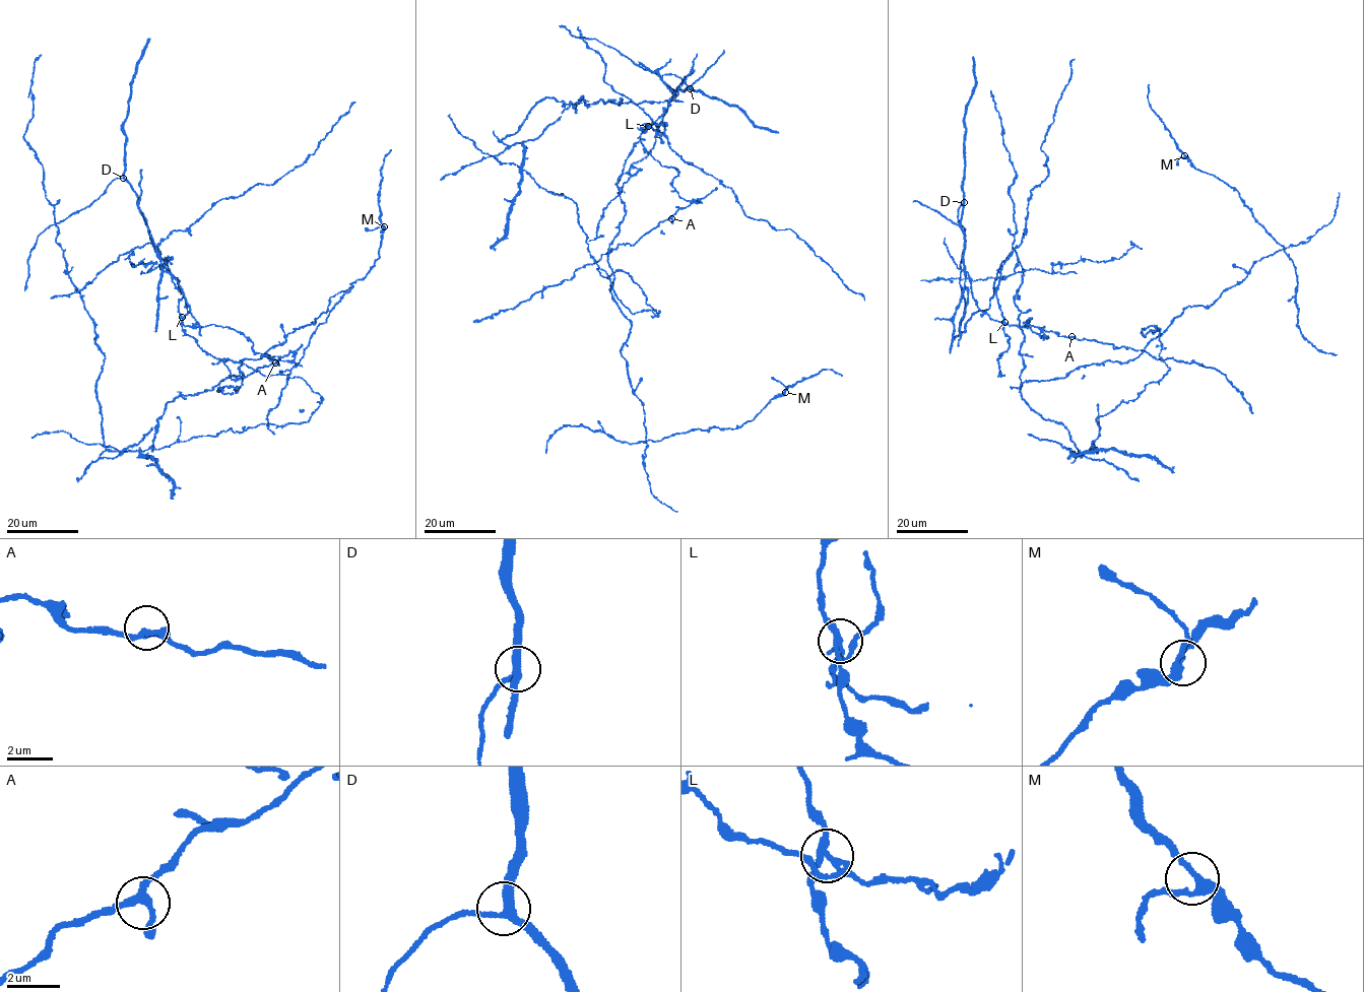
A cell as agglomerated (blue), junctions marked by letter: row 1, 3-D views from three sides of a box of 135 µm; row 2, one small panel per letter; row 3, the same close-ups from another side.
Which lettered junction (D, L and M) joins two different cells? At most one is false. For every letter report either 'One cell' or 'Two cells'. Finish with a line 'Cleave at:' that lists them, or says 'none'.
D: One cell
L: Two cells
M: One cell
Cleave at: L

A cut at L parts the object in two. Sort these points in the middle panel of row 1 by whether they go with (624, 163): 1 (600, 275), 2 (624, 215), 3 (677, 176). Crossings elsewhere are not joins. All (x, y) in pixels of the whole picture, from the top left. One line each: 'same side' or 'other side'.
1: same side
2: same side
3: other side

